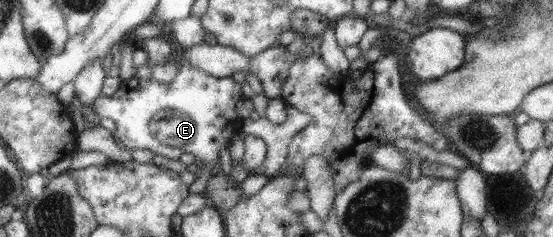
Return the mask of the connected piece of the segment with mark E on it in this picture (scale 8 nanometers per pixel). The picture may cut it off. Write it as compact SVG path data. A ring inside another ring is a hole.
M182 63L178 66L177 74L171 84L161 84L150 80L120 79L119 87L110 95L99 94L92 103L93 111L99 118L107 117L114 122L115 130L110 134L121 148L135 151L135 149L149 149L153 154L162 155L177 160L182 153L192 153L201 167L196 179L188 186L188 193L201 194L206 188L206 181L210 174L208 167L218 162L222 148L229 147L231 136L240 130L241 119L236 112L236 103L243 96L240 84L235 83L232 77L216 79L215 77L195 69L192 65Z

